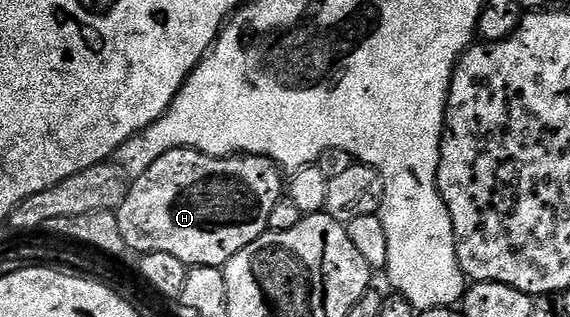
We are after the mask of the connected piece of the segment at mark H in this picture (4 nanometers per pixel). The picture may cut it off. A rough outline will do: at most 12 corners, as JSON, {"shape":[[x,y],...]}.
{"shape":[[166,151],[115,210],[136,255],[221,268],[286,193],[269,157]]}

